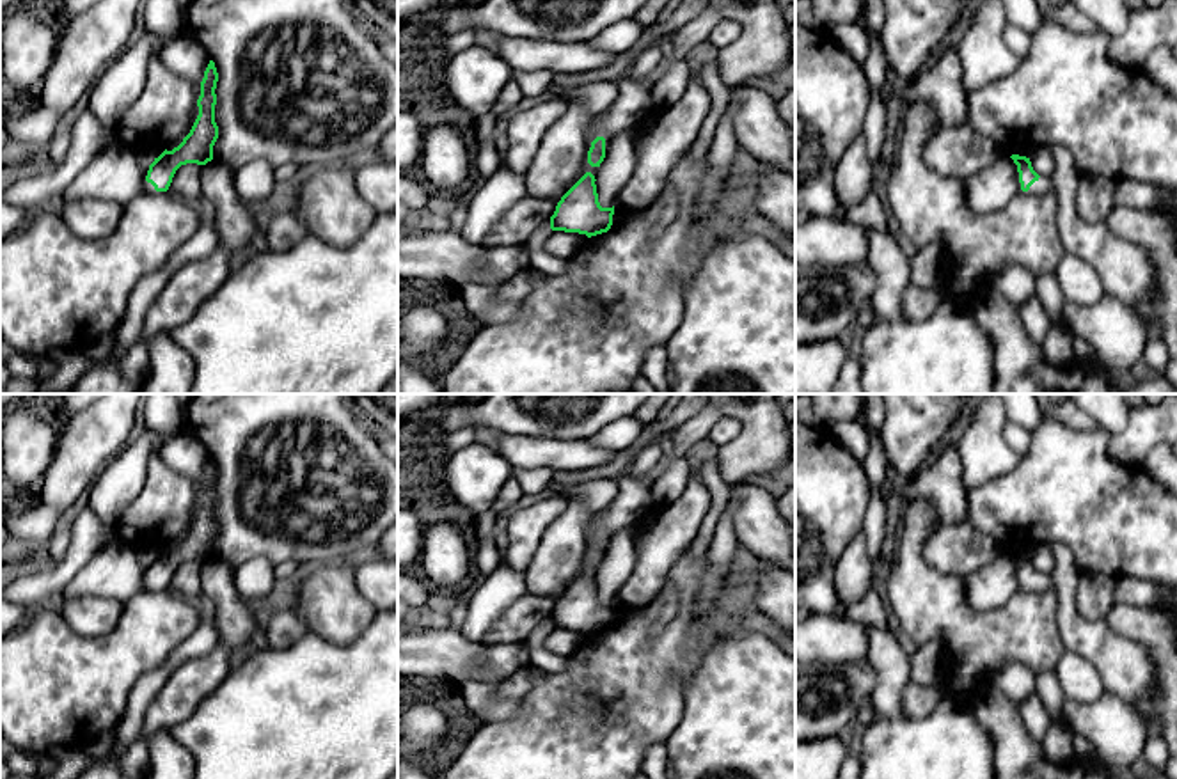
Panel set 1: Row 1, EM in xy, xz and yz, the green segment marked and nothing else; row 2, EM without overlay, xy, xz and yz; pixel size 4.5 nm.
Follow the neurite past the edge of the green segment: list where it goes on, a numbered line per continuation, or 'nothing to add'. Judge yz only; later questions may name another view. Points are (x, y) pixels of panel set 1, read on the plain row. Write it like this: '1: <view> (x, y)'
1: yz (1044, 582)

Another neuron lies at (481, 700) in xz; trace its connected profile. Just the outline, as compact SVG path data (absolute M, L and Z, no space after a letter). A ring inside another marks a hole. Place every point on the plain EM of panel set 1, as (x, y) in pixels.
M467 680L456 687L470 715L476 715L481 724L511 720L522 706L522 699L501 699L494 683Z

